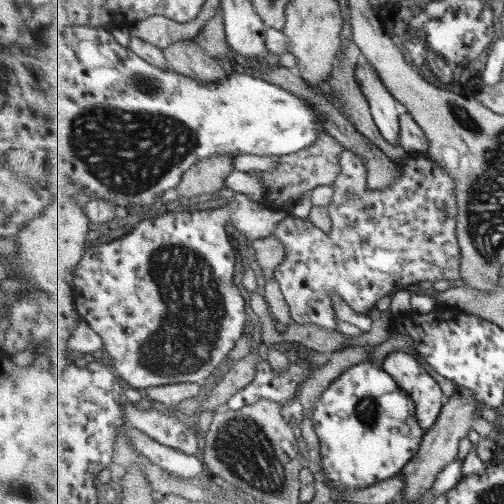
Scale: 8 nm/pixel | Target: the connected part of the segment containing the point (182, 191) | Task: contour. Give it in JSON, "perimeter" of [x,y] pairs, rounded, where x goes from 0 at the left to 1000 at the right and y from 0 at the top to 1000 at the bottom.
{"perimeter":[[[419,308],[395,315],[379,337],[371,339],[361,361],[349,373],[355,389],[425,389],[446,367],[446,353],[466,341],[466,308]]]}

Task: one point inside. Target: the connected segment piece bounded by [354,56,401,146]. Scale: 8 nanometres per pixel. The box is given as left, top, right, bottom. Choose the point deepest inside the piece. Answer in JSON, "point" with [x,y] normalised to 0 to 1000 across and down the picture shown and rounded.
{"point":[760,214]}

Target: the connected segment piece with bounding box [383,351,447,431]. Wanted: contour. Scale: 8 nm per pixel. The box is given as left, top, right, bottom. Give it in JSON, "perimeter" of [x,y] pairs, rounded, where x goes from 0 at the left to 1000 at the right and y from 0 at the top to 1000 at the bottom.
{"perimeter":[[[796,696],[772,700],[760,722],[766,738],[784,750],[792,766],[813,778],[827,804],[831,839],[847,855],[869,837],[887,790],[867,754],[827,718],[827,708]]]}

